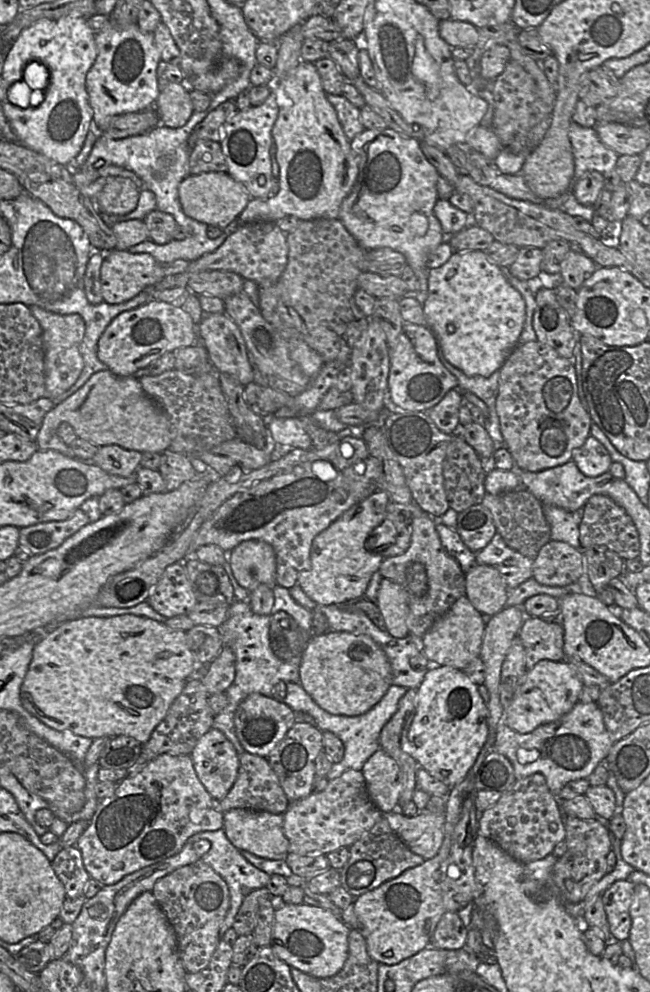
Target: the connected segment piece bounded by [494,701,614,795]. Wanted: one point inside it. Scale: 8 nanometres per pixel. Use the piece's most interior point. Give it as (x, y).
(570, 748)

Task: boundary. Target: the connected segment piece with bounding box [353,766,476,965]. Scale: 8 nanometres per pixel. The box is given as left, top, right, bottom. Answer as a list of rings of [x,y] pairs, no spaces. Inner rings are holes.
[[[472,766],[465,779],[452,787],[446,797],[444,838],[436,856],[354,899],[354,911],[368,954],[379,964],[398,964],[430,946],[436,926],[446,912],[440,889],[440,867],[449,856],[463,802],[469,793],[475,792],[475,776]]]

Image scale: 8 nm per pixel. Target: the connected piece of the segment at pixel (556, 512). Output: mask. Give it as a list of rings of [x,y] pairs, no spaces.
[[[543,505],[543,509],[550,526],[551,540],[565,542],[575,549],[580,549],[579,524],[583,509],[572,513],[552,505]]]

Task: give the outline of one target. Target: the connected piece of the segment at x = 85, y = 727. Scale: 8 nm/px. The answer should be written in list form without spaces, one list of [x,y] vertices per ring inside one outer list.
[[[133,614],[110,617],[90,616],[63,622],[55,629],[38,637],[33,648],[28,671],[20,687],[21,704],[30,714],[55,730],[70,730],[76,735],[90,737],[91,739],[126,735],[135,738],[140,743],[145,743],[149,740],[156,726],[166,716],[169,707],[183,691],[186,682],[192,677],[197,668],[197,664],[187,644],[186,632],[174,630],[165,623]]]

